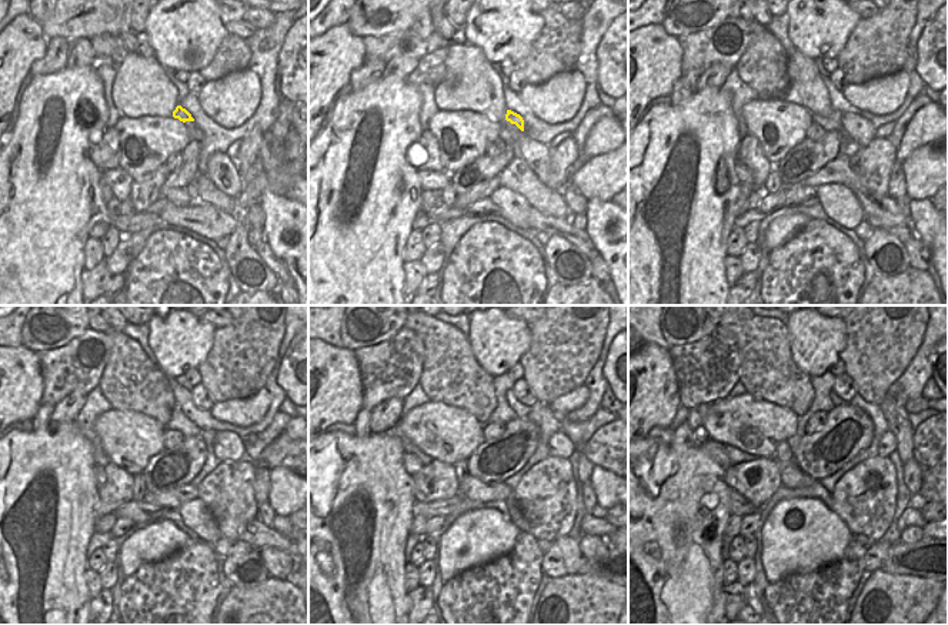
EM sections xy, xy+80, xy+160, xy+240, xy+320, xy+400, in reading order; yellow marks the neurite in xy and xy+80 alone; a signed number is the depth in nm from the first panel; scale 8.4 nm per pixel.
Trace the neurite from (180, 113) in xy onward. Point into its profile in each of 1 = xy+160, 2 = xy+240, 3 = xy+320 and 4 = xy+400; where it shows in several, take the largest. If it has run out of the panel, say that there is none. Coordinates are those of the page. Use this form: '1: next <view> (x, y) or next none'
1: next xy+160 (857, 127)
2: next xy+240 (229, 447)
3: next xy+320 (560, 445)
4: next xy+400 (887, 444)

